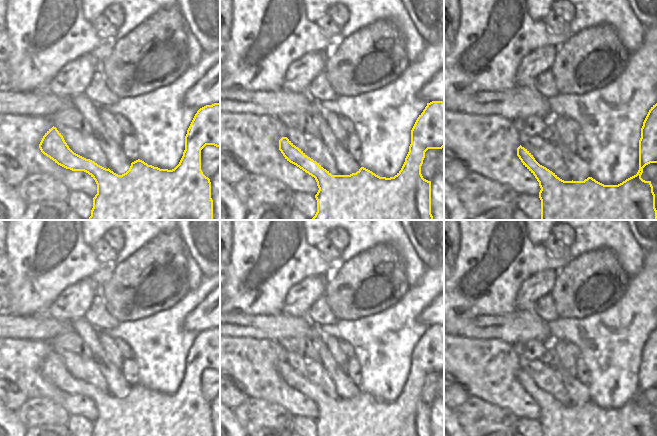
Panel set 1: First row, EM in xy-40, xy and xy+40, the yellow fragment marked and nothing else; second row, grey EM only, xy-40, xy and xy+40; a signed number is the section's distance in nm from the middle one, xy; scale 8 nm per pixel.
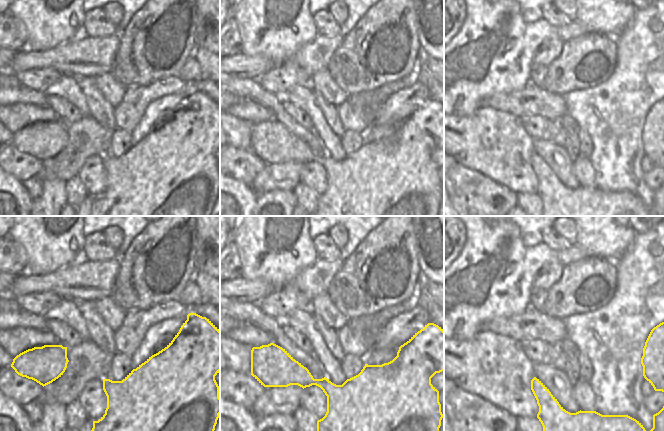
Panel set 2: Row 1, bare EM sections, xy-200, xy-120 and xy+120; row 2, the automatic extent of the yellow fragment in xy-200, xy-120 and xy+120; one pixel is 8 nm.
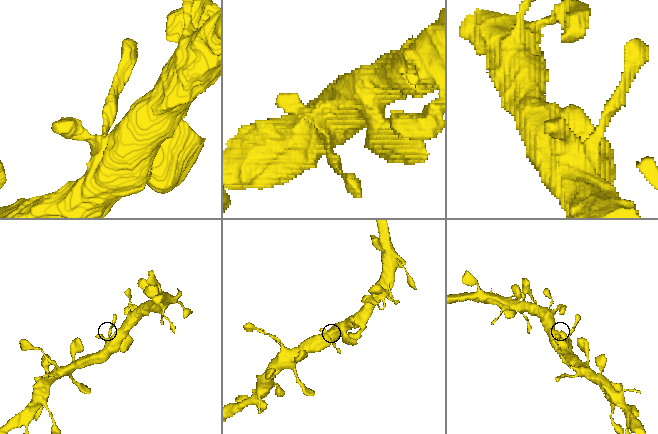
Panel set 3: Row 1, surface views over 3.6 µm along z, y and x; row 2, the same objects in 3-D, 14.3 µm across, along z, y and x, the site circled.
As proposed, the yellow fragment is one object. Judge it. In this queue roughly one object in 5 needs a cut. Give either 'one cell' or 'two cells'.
one cell

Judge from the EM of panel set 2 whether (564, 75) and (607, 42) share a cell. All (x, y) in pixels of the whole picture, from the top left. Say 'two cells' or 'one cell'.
one cell

